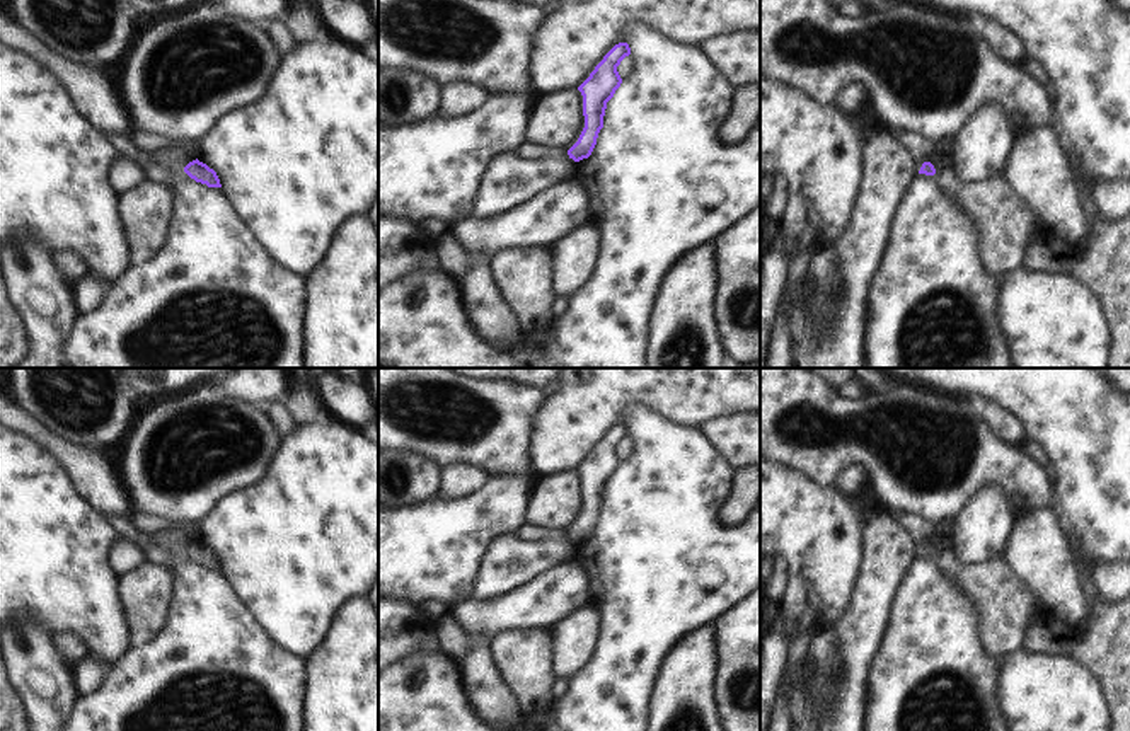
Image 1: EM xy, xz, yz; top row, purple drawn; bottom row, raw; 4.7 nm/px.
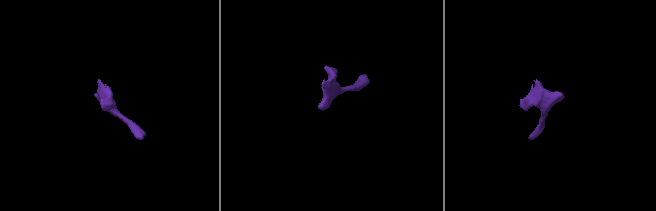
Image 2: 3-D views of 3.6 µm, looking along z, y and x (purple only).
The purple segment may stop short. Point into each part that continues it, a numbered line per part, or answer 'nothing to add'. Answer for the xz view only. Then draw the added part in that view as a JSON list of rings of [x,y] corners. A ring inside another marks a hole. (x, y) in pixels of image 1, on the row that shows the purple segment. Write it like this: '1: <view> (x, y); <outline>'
nothing to add

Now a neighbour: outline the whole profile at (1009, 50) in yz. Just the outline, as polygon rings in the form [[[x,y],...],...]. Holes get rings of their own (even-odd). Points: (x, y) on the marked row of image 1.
[[[980,22],[983,37],[1004,63],[1021,65],[1028,56],[1021,41],[994,22]]]

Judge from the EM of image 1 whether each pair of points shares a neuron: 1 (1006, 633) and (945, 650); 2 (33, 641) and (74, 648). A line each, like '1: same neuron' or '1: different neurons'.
1: different neurons
2: different neurons

